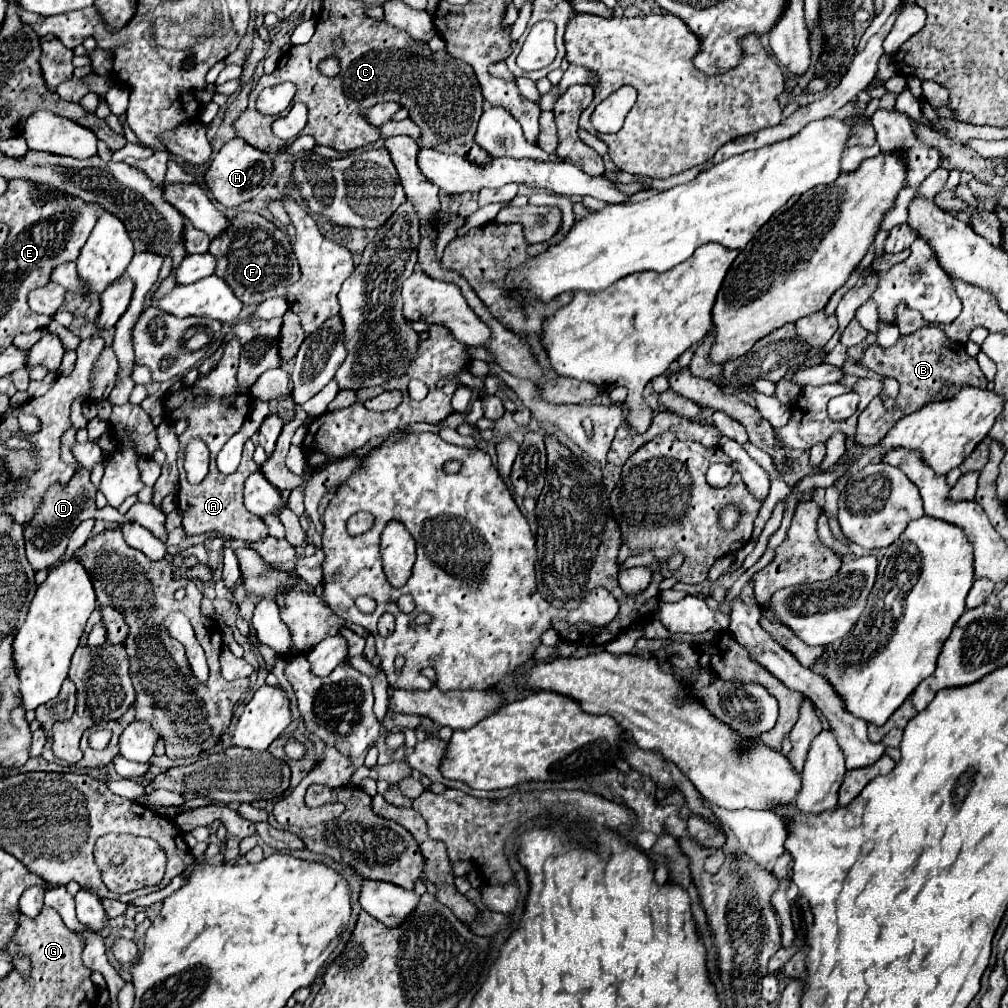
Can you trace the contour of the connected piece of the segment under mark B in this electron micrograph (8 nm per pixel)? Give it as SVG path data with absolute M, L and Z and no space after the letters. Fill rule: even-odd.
M926 326L926 328L920 328L918 332L912 332L910 336L900 336L898 342L890 348L870 346L864 352L864 358L860 360L860 364L882 376L892 376L900 384L900 392L894 398L892 410L888 411L877 396L860 414L858 428L856 428L856 440L864 448L878 444L878 440L884 436L884 432L894 422L898 422L902 416L912 414L934 400L946 400L946 396L954 396L954 392L958 392L958 388L962 388L962 384L974 386L974 388L986 388L986 384L988 384L976 358L970 358L966 354L964 344L950 340L944 334L944 330L938 326Z

